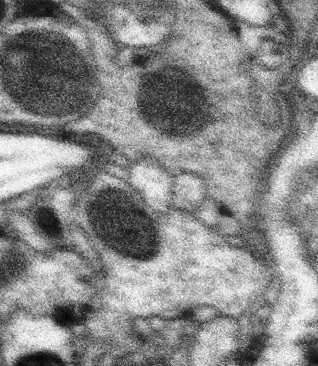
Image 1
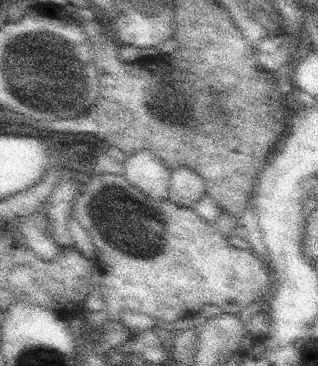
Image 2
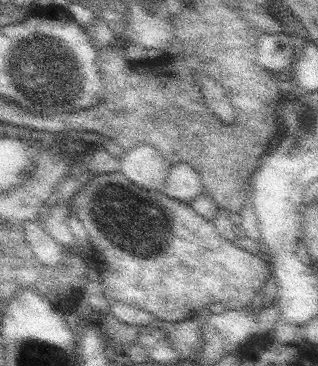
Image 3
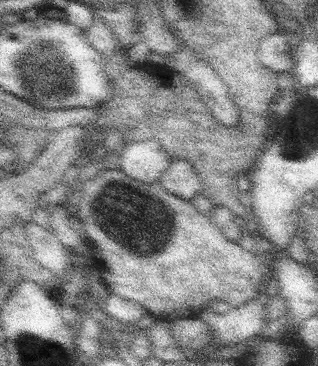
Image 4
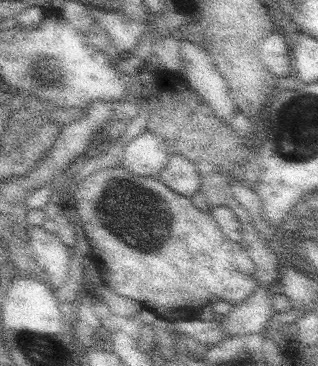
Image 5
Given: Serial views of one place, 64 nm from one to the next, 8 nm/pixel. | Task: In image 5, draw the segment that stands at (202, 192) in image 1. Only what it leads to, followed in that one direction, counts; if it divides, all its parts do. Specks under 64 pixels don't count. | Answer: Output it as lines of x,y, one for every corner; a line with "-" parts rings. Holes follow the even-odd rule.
171,154
167,166
161,170
159,176
161,176
161,182
169,190
177,192
179,196
191,198
195,192
201,190
201,178
197,172
197,164
193,164
193,160
181,154
179,156

